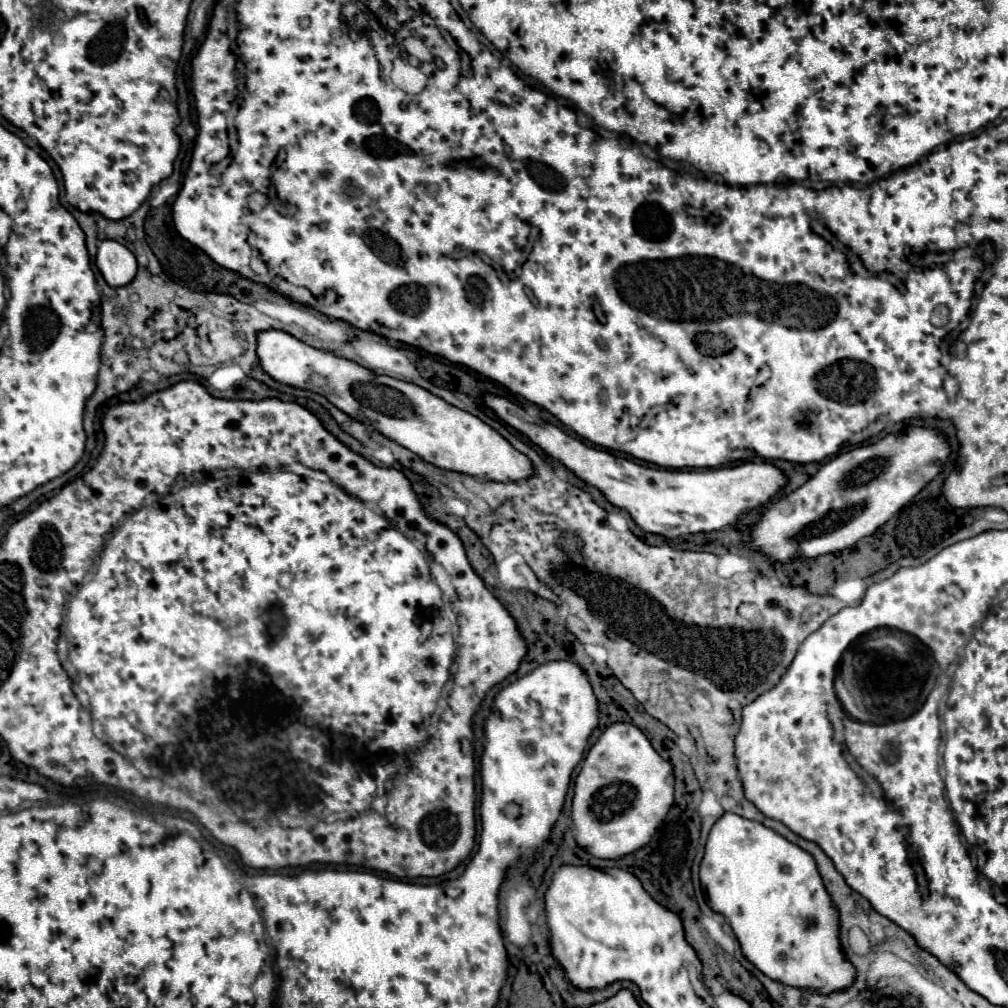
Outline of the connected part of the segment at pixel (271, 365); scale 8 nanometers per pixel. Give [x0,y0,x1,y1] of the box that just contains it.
[258,330,532,482]

